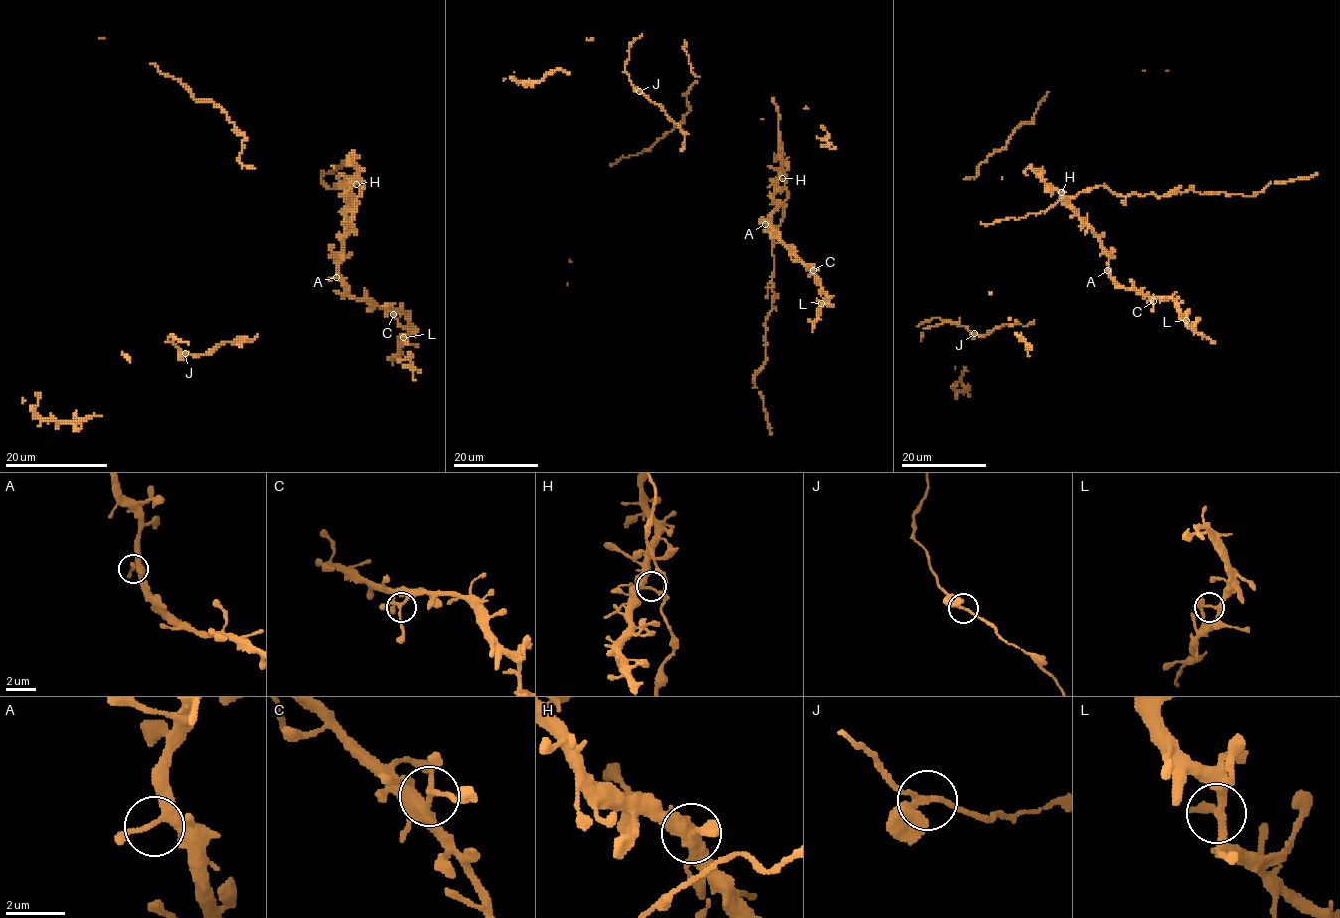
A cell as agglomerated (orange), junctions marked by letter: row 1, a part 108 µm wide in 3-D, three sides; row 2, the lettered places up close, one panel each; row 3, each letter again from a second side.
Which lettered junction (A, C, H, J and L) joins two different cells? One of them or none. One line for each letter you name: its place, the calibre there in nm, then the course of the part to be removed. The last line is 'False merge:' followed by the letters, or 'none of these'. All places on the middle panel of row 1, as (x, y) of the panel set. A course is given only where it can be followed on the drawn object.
False merge: none of these

